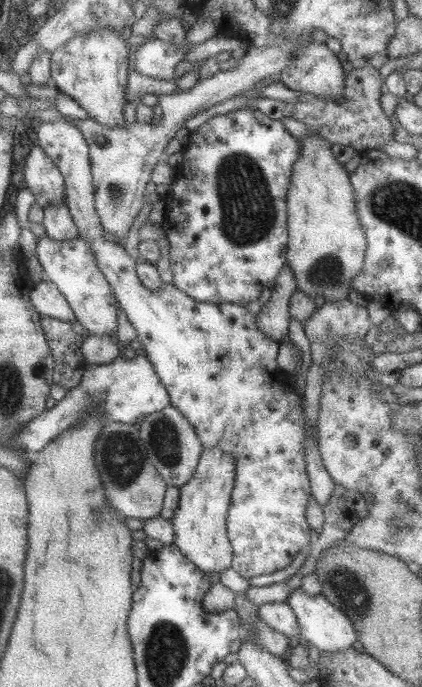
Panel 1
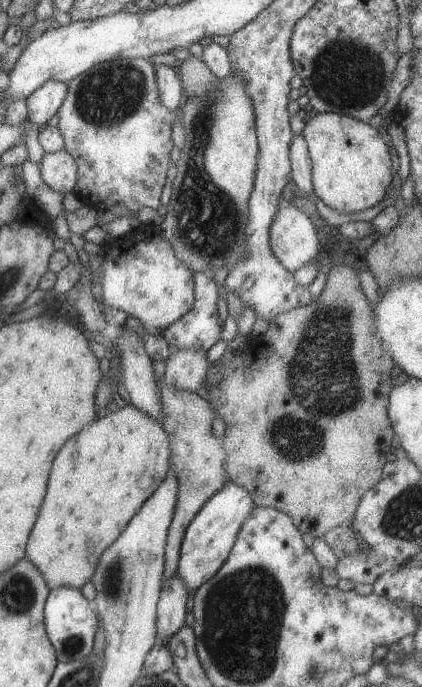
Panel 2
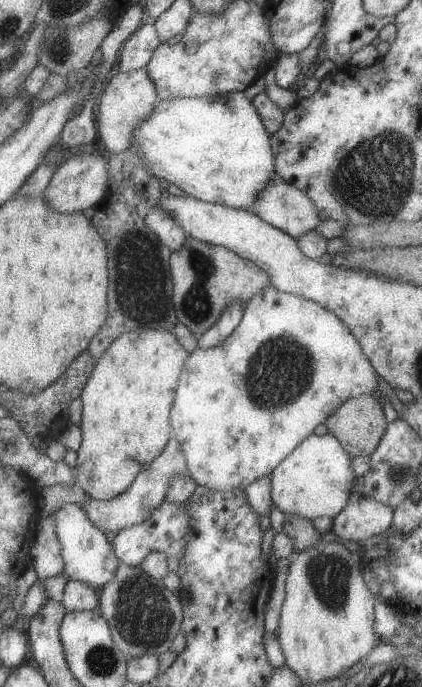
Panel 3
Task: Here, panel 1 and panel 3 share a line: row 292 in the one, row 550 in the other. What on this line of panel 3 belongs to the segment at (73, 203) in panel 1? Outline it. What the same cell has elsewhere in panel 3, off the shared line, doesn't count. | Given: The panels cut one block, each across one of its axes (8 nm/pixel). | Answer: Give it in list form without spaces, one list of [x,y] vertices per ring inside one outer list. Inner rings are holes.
[[[163,499],[159,507],[153,509],[149,516],[139,524],[119,530],[112,541],[112,549],[121,563],[139,567],[141,561],[153,551],[177,559],[184,553],[188,539],[189,513],[185,503],[175,504]]]

